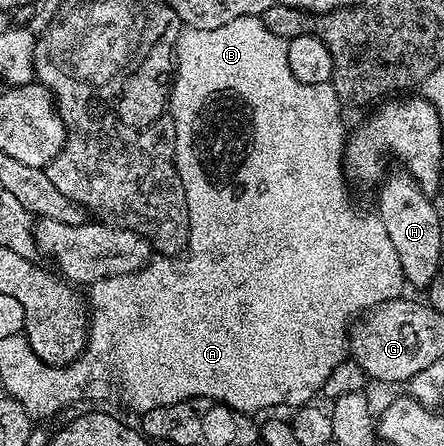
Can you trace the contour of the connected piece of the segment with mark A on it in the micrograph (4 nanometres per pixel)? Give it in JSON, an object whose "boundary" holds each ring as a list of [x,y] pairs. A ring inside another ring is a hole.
{"boundary":[[[264,54],[264,62],[256,62],[256,70],[248,70],[248,86],[240,86],[240,78],[232,78],[232,86],[216,86],[216,94],[200,94],[200,104],[196,104],[194,100],[170,100],[170,113],[172,123],[174,124],[174,132],[176,133],[176,170],[180,173],[182,188],[186,192],[186,204],[188,205],[188,215],[190,216],[190,232],[188,233],[188,244],[186,247],[186,253],[189,254],[189,258],[182,261],[173,261],[170,259],[173,257],[162,254],[153,257],[139,271],[116,274],[114,277],[106,277],[91,283],[88,288],[90,290],[88,304],[91,310],[91,316],[89,319],[89,335],[84,357],[81,356],[66,366],[60,366],[60,374],[56,374],[56,378],[60,378],[60,382],[56,382],[56,386],[60,386],[60,394],[56,394],[56,386],[52,386],[52,394],[48,394],[48,398],[40,398],[40,394],[36,394],[36,390],[40,390],[40,366],[45,363],[38,357],[36,360],[36,370],[32,370],[32,374],[24,374],[24,378],[32,378],[32,382],[36,382],[36,386],[32,386],[32,398],[28,398],[28,394],[24,394],[24,402],[21,406],[27,414],[30,415],[32,412],[32,406],[36,406],[36,410],[44,410],[44,406],[48,406],[48,410],[53,410],[56,415],[59,415],[64,411],[64,408],[76,402],[82,400],[104,400],[113,394],[115,388],[122,392],[127,404],[138,409],[138,412],[146,412],[162,406],[172,406],[174,403],[188,401],[197,396],[205,400],[211,400],[216,404],[223,404],[231,410],[237,410],[249,416],[256,416],[259,410],[268,410],[271,406],[282,405],[283,402],[296,402],[295,404],[311,403],[315,399],[312,397],[319,390],[323,391],[327,387],[328,378],[334,372],[334,368],[338,368],[338,364],[345,361],[350,323],[353,319],[371,310],[373,306],[381,306],[383,302],[388,302],[391,298],[399,298],[405,293],[404,276],[406,277],[406,266],[400,260],[394,245],[391,244],[386,228],[380,223],[378,217],[372,214],[371,216],[368,214],[359,214],[352,207],[351,200],[348,199],[348,186],[344,183],[344,174],[346,178],[346,167],[344,164],[346,129],[344,130],[344,122],[340,119],[340,105],[342,105],[342,99],[337,94],[335,85],[327,82],[323,82],[322,84],[302,84],[302,80],[298,80],[294,76],[294,72],[290,72],[290,64],[288,62],[272,62],[272,54]]]}

